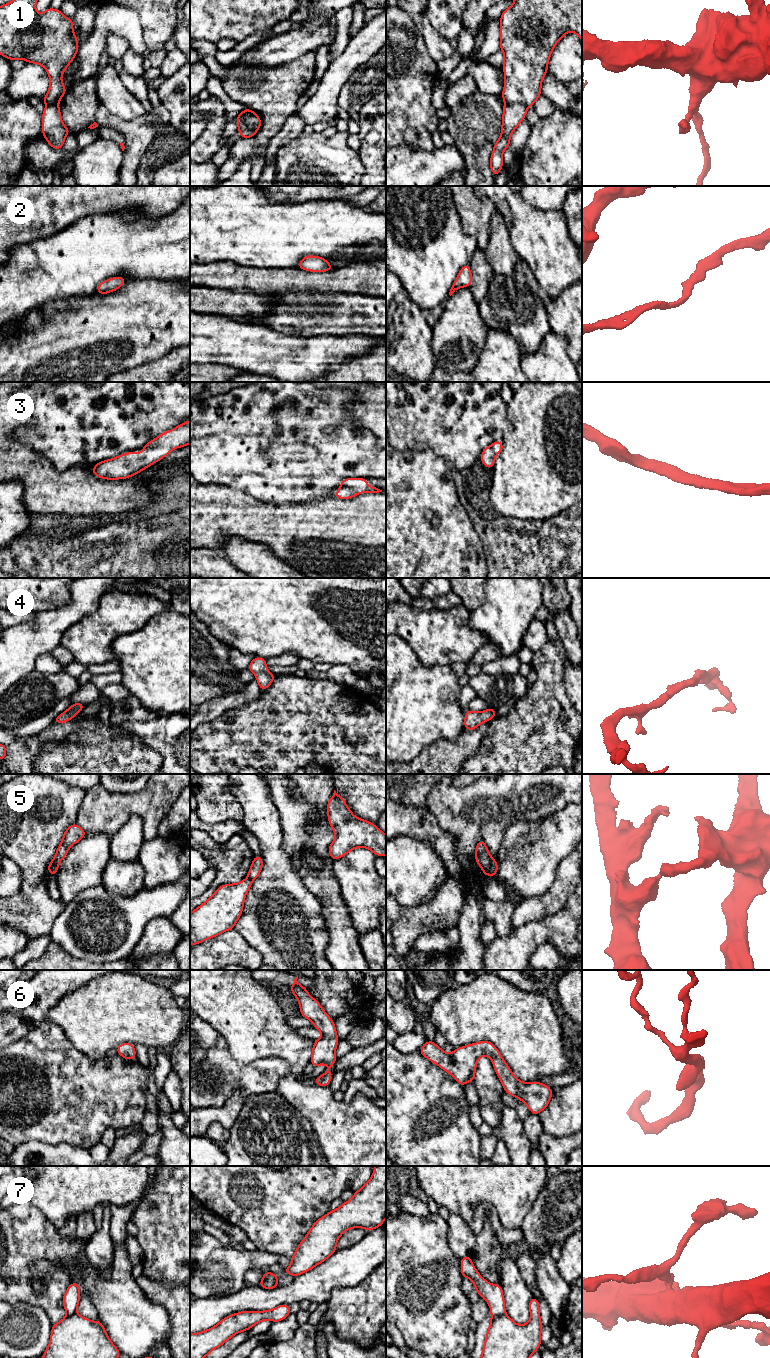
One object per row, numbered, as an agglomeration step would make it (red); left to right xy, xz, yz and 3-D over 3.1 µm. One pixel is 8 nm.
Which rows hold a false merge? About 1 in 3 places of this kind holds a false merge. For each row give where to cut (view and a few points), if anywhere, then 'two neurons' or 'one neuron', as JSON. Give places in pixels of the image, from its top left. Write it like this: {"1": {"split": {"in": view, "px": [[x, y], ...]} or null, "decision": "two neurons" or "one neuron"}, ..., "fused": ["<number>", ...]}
{"1": {"split": {"in": "xz", "px": [[243, 111], [245, 122], [251, 128], [257, 130]]}, "decision": "two neurons"}, "2": {"split": null, "decision": "one neuron"}, "3": {"split": null, "decision": "one neuron"}, "4": {"split": null, "decision": "one neuron"}, "5": {"split": {"in": "yz", "px": [[493, 860], [489, 874]]}, "decision": "two neurons"}, "6": {"split": null, "decision": "one neuron"}, "7": {"split": {"in": "yz", "px": [[504, 1313], [491, 1316]]}, "decision": "two neurons"}, "fused": ["1", "5", "7"]}

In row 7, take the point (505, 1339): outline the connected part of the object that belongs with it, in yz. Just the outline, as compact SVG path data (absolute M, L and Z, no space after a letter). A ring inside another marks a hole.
M534 1296L529 1302L529 1311L531 1318L526 1325L516 1324L506 1314L491 1316L491 1324L486 1334L480 1358L530 1358L541 1344L542 1324L540 1320L539 1300Z

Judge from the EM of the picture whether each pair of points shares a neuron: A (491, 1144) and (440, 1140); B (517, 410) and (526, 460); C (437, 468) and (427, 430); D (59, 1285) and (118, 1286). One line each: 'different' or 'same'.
A: different
B: same
C: different
D: different

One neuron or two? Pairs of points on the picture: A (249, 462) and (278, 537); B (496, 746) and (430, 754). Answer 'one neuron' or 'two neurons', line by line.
A: two neurons
B: two neurons

